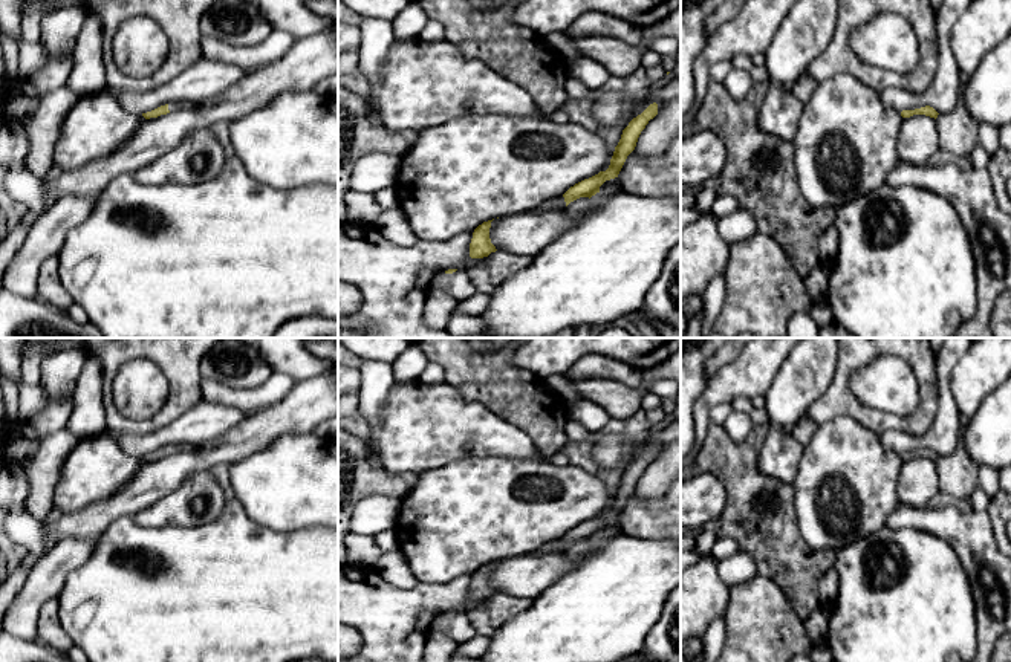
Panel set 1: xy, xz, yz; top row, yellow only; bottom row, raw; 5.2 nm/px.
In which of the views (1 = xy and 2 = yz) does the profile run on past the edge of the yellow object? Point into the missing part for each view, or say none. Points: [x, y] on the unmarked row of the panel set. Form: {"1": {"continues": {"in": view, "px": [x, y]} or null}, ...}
{"1": {"continues": null}, "2": {"continues": null}}

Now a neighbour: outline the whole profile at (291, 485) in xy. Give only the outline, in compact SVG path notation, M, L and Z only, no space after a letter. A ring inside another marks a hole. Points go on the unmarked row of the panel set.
M315 431L286 434L265 449L231 463L234 498L251 520L277 532L338 529L338 457Z

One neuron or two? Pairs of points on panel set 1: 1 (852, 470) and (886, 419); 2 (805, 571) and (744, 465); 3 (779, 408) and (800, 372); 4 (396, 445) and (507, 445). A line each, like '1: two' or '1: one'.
1: two
2: one
3: one
4: one

